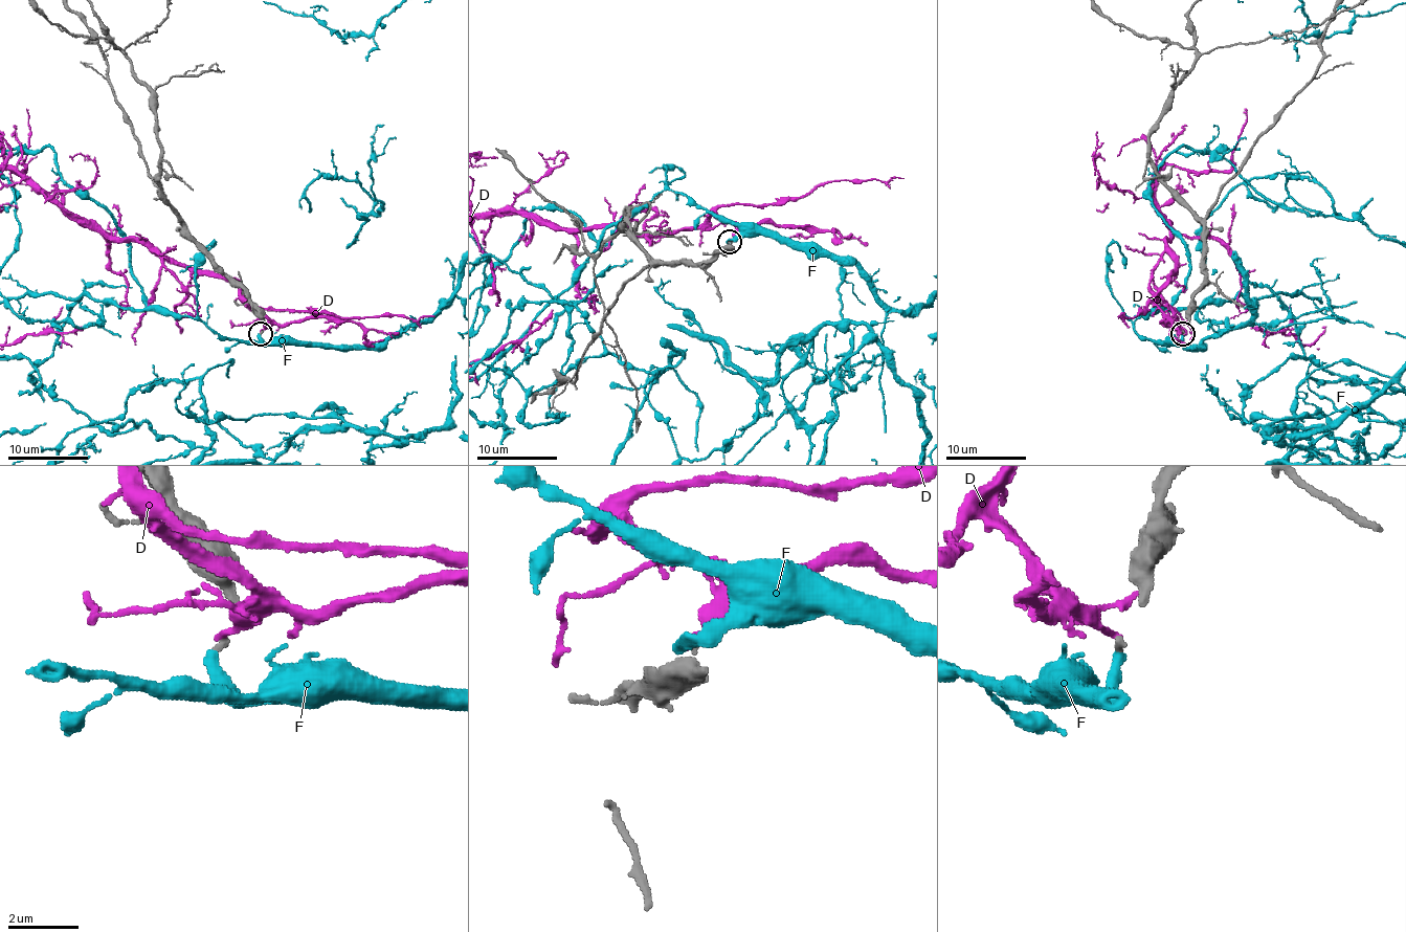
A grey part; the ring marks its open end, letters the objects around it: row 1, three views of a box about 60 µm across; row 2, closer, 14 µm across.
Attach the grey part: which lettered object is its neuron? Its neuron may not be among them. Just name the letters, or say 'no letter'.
F

